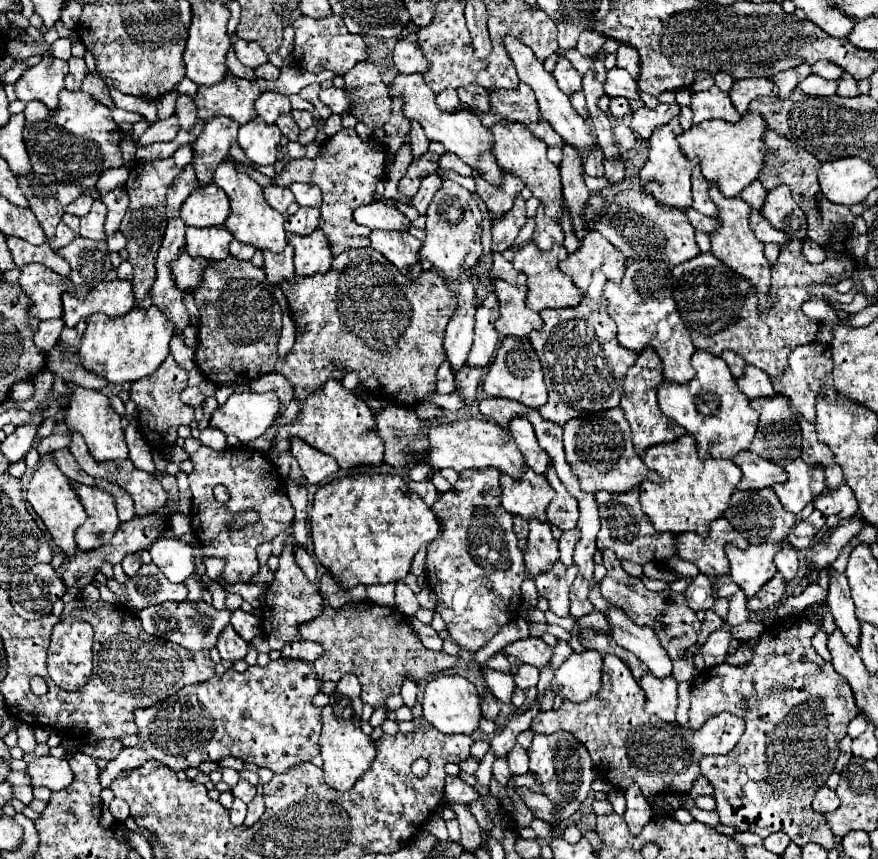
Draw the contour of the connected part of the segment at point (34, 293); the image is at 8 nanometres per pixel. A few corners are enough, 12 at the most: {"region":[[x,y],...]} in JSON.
{"region":[[44,265],[22,267],[32,315],[58,319],[62,293],[88,293]]}

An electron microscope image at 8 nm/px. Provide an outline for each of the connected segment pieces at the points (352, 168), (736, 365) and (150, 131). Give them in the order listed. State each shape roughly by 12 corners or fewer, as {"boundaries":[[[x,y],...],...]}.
{"boundaries":[[[354,129],[314,159],[292,159],[274,183],[318,185],[320,229],[334,255],[370,245],[352,211],[372,203],[384,145]],[[724,351],[720,357],[736,379],[744,375],[746,363],[738,353]],[[176,117],[152,123],[138,145],[172,141],[178,133]]]}

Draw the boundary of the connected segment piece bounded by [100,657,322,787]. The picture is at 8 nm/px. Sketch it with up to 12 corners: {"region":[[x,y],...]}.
{"region":[[280,657],[136,709],[138,749],[174,771],[238,757],[282,773],[320,753],[322,683]]}

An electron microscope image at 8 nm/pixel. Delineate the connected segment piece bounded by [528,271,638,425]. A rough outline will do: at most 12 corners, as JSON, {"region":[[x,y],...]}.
{"region":[[594,272],[580,305],[528,335],[564,425],[618,407],[638,353],[616,339]]}

